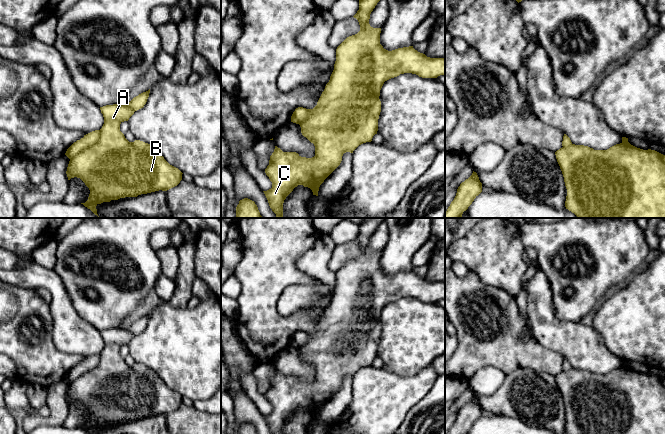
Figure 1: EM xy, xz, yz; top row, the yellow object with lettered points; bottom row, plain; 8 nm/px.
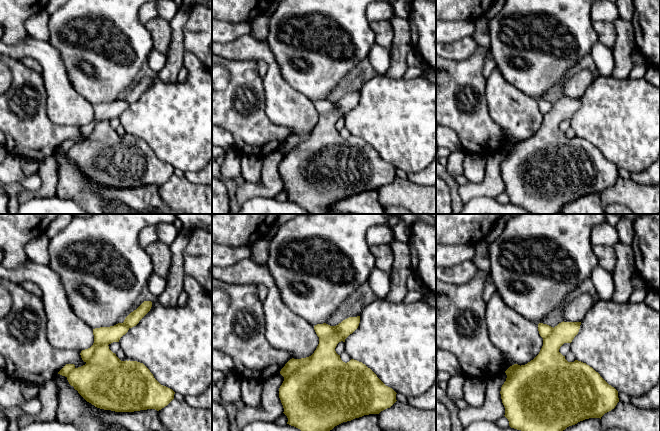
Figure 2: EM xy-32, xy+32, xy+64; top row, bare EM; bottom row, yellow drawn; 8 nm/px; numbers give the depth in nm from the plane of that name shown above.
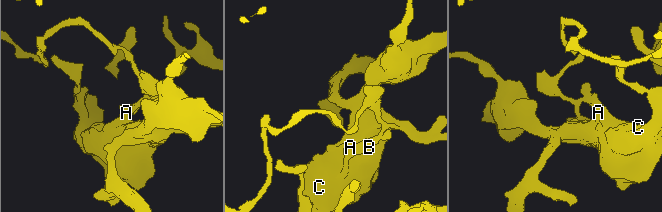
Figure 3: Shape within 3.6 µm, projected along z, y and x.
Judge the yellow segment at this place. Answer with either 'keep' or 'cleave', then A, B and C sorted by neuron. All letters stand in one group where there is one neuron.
cleave | A / B C

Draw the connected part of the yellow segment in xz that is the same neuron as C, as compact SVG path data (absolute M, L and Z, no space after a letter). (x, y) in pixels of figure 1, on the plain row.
M363 218L359 224L359 234L353 240L360 249L360 255L347 261L336 273L336 285L334 294L326 308L317 329L313 333L307 333L309 341L299 347L301 357L315 370L315 380L312 382L301 381L296 376L283 376L275 370L274 376L270 380L269 389L265 393L266 399L272 406L272 412L263 415L269 430L272 434L283 434L283 427L286 421L298 409L303 409L312 414L313 419L318 420L320 409L324 404L340 389L342 380L346 376L353 375L361 368L371 366L378 355L378 343L381 336L381 325L379 323L380 314L385 305L397 301L400 298L412 297L422 302L437 302L445 299L445 282L430 282L418 276L413 270L398 272L388 275L380 268L381 252L373 252L369 248L370 238L377 227L386 218Z

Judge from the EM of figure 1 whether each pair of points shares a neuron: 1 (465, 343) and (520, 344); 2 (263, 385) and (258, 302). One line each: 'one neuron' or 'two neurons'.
1: one neuron
2: two neurons

